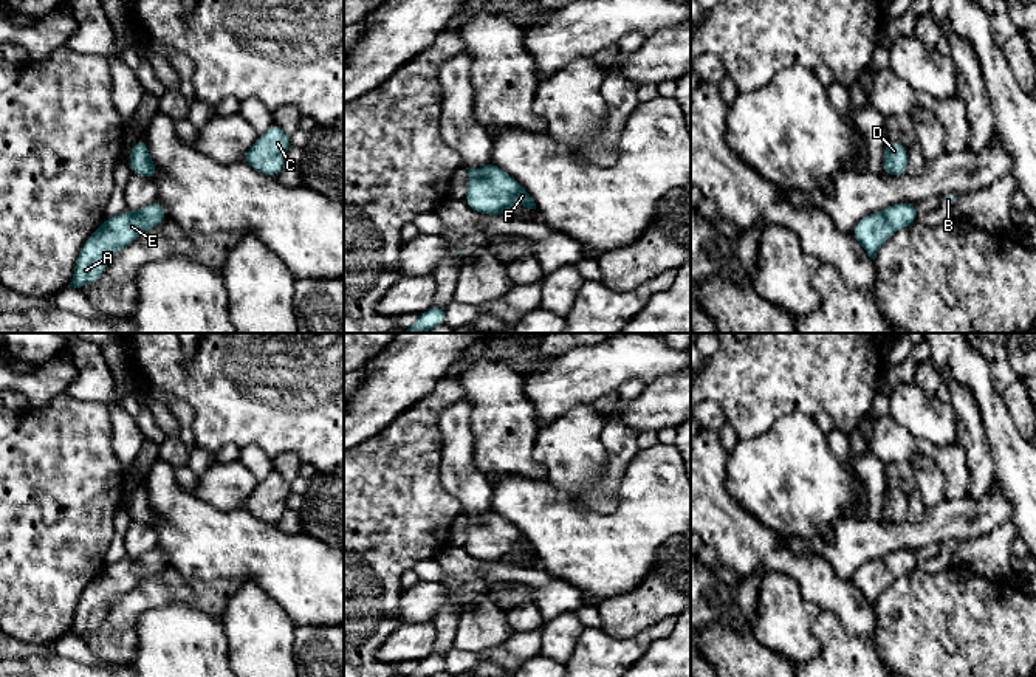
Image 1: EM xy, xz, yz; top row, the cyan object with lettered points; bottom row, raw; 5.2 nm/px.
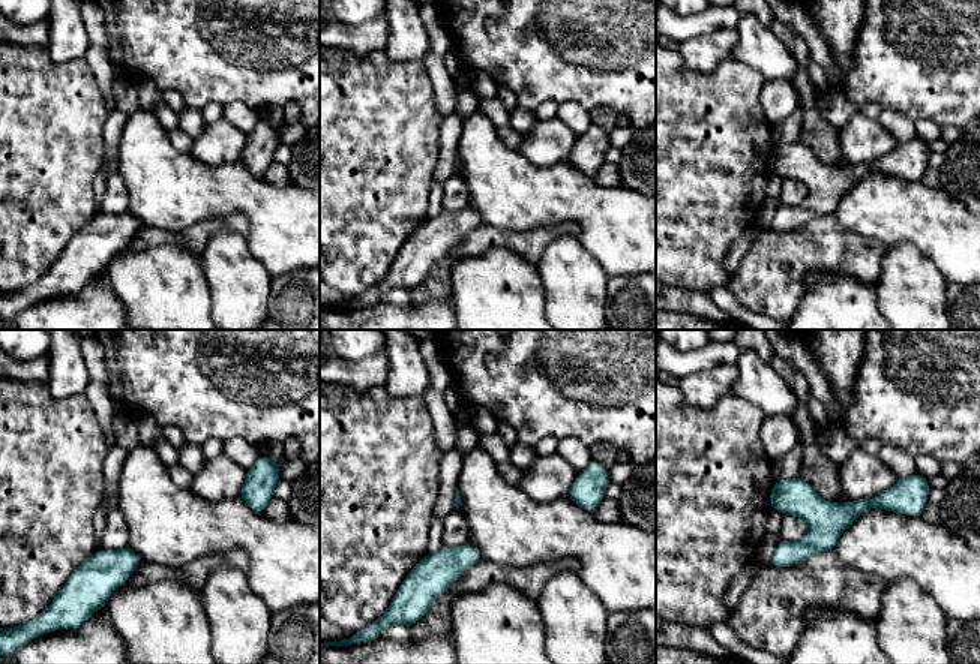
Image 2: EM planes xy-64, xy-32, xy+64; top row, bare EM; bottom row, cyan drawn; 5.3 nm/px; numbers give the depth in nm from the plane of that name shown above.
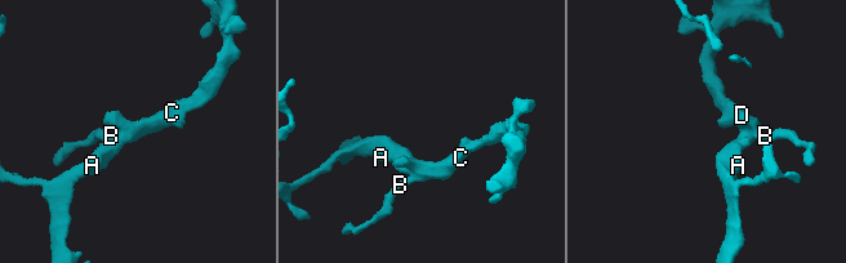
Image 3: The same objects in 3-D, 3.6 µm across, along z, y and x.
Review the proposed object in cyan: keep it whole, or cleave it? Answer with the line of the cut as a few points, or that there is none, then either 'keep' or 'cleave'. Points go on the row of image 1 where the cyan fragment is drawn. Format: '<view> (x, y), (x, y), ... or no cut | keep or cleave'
no cut | keep

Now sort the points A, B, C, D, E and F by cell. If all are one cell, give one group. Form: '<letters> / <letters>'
A B C D E F

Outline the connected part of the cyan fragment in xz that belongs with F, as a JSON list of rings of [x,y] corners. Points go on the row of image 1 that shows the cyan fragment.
[[[492,160],[482,169],[469,169],[469,184],[465,203],[475,212],[485,215],[506,215],[514,203],[536,209],[530,192],[497,167]]]

